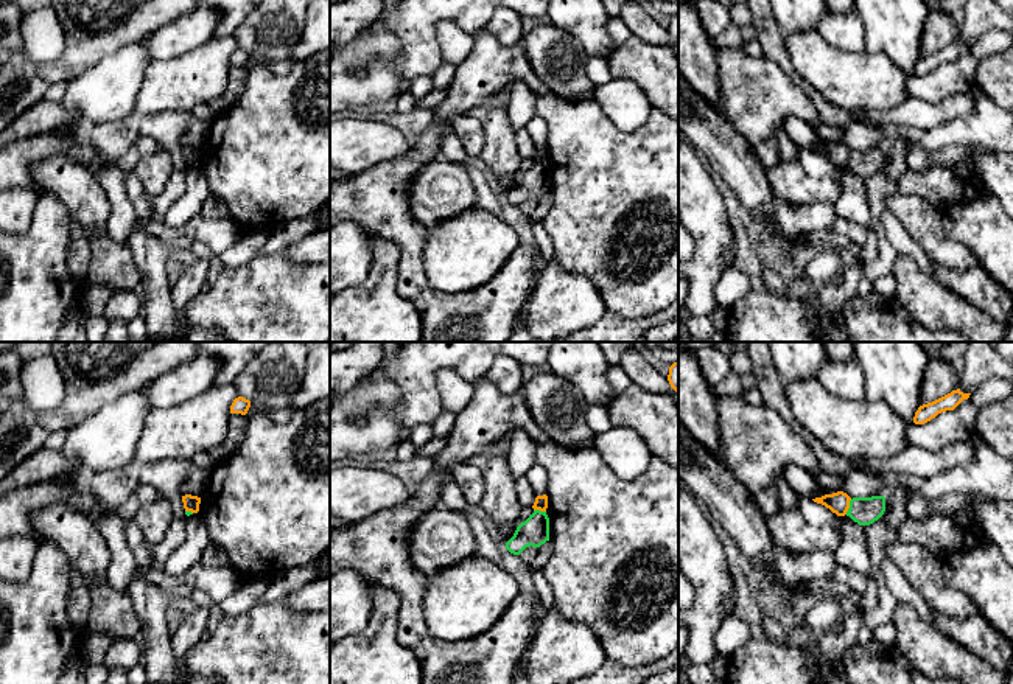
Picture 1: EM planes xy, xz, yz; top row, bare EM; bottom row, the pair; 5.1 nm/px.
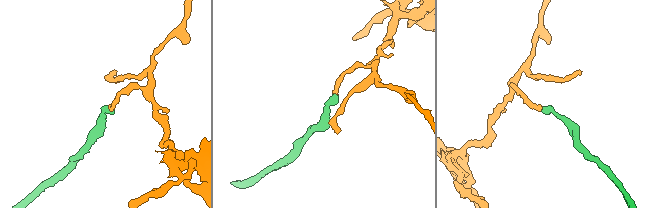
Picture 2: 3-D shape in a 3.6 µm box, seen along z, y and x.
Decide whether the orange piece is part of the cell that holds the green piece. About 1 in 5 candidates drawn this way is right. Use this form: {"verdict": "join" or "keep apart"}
{"verdict": "keep apart"}

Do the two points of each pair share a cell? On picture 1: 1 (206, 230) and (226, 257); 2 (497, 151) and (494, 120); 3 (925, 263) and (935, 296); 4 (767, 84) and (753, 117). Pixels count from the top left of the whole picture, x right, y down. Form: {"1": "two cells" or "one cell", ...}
{"1": "two cells", "2": "one cell", "3": "two cells", "4": "one cell"}

